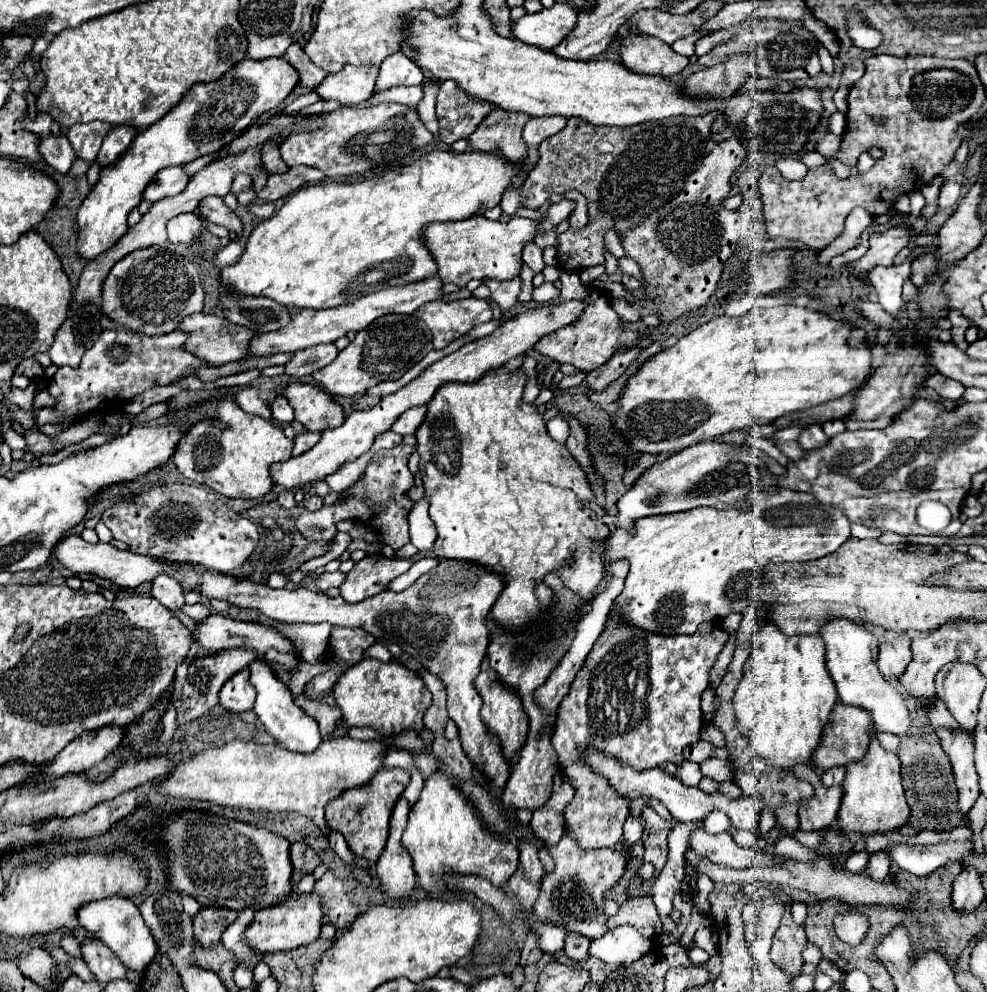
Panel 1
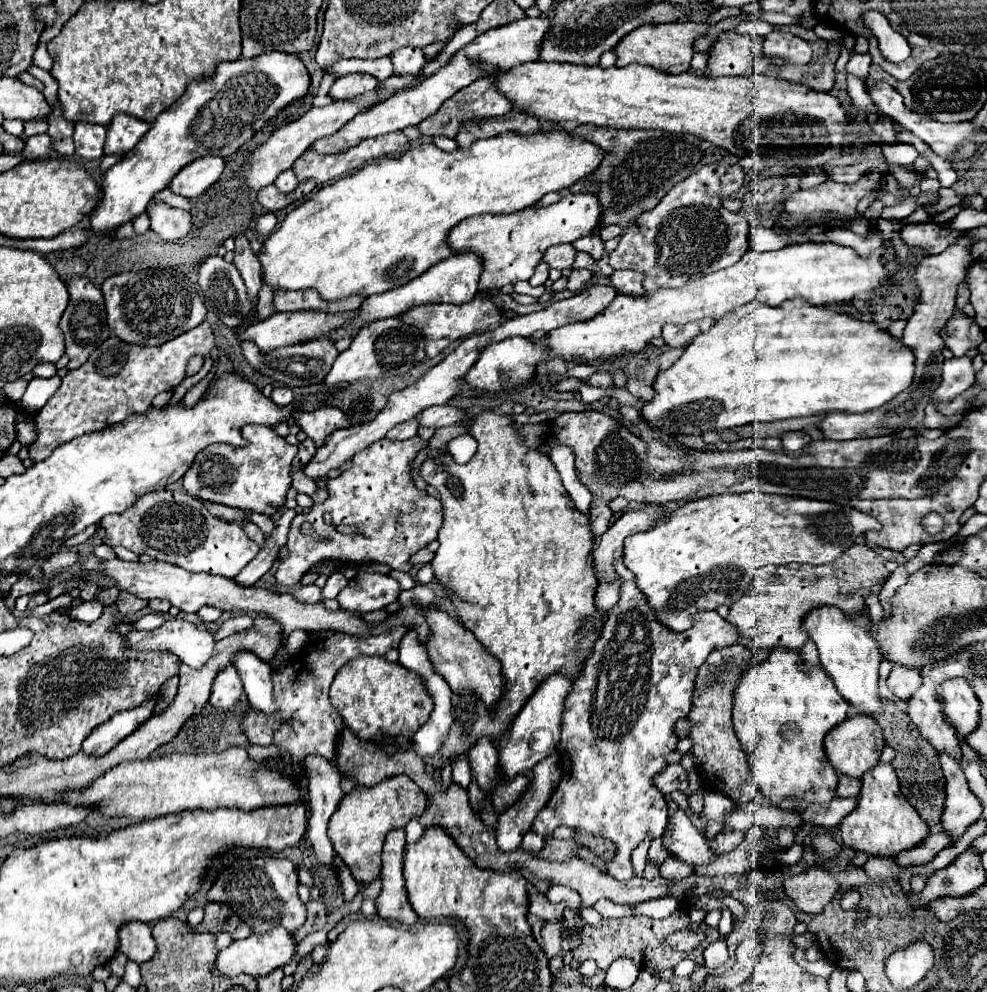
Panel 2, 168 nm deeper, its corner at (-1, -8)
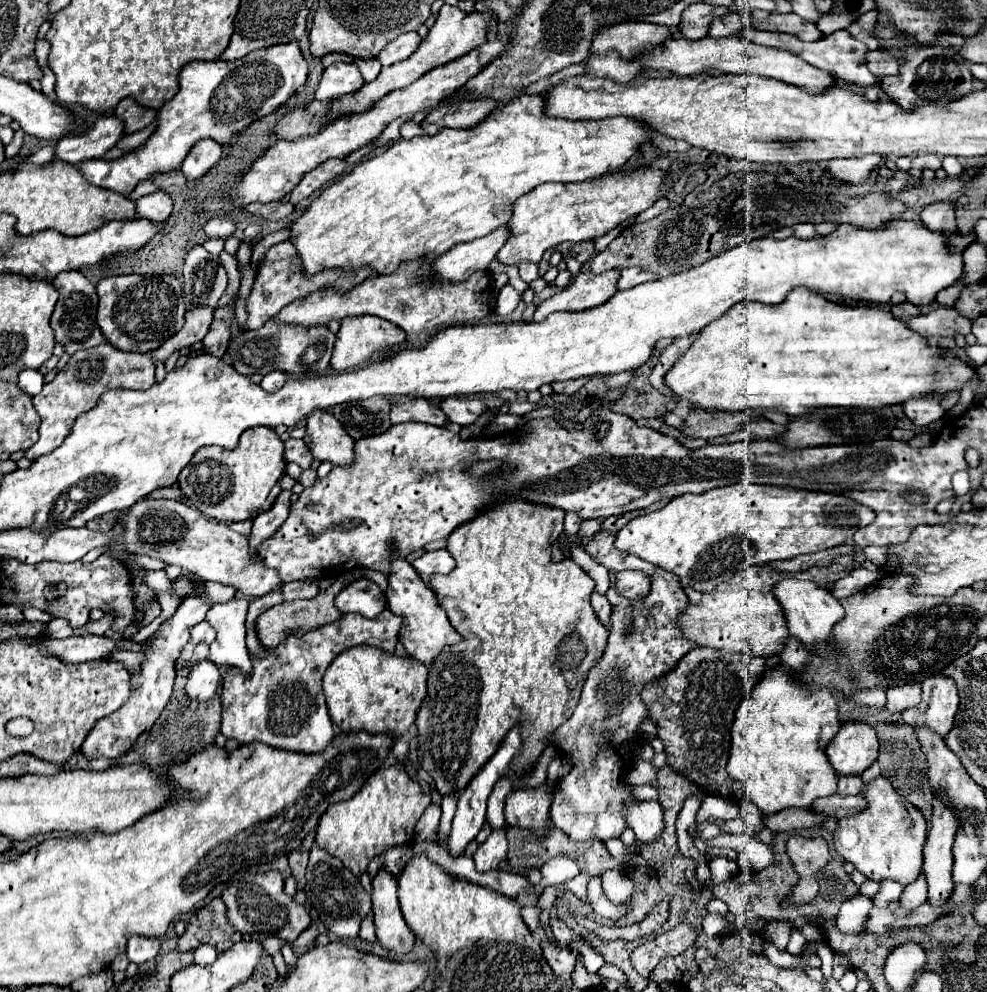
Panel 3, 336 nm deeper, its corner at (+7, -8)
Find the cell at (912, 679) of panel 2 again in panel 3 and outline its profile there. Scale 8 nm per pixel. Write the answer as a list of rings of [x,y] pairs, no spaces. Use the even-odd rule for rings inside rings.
[[[915,682],[911,686],[895,686],[895,690],[887,690],[887,710],[903,712],[921,702],[921,686]]]

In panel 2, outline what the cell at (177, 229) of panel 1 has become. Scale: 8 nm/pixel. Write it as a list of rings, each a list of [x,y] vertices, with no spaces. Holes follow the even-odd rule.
[[[153,202],[149,206],[149,218],[151,218],[151,230],[157,232],[163,240],[175,242],[189,234],[191,230],[191,214],[169,208],[167,204]]]

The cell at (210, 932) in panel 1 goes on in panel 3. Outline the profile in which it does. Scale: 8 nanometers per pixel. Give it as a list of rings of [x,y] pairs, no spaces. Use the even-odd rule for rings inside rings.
[[[215,898],[191,916],[185,934],[179,938],[177,950],[187,952],[201,944],[211,944],[217,948],[217,952],[225,952],[241,938],[243,936],[235,932],[235,928],[227,922],[223,900]]]

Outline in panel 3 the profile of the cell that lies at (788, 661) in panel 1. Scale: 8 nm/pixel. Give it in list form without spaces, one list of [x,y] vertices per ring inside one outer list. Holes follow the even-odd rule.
[[[783,666],[767,670],[737,710],[727,774],[745,786],[749,800],[765,816],[789,806],[811,808],[813,800],[837,792],[837,772],[831,768],[825,748],[839,728],[837,700],[829,690],[803,690],[799,682],[791,686]]]

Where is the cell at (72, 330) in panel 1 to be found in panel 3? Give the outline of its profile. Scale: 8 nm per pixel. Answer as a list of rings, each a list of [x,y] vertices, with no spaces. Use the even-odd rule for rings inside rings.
[[[59,272],[53,278],[53,286],[59,292],[59,300],[55,304],[55,310],[51,314],[51,328],[55,332],[55,340],[65,348],[69,356],[73,356],[77,350],[87,350],[97,344],[103,344],[105,338],[95,322],[97,314],[97,292],[95,286],[81,274],[81,272]]]

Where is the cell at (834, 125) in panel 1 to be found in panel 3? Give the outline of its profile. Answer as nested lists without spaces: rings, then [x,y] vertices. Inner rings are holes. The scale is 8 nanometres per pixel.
[[[945,156],[945,158],[943,158],[943,170],[945,170],[947,176],[951,176],[951,178],[963,174],[963,166],[961,166],[961,162],[959,162],[955,156]]]

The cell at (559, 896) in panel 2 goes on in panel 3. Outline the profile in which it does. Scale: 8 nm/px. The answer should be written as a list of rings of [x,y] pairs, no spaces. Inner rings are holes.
[[[571,942],[571,946],[575,948],[575,950],[579,950],[581,952],[581,956],[583,956],[583,962],[585,962],[585,968],[587,968],[587,972],[591,972],[591,974],[595,974],[603,964],[605,964],[605,958],[595,950],[595,948],[591,948],[591,946],[583,946],[581,942],[579,944],[575,944],[575,942]]]

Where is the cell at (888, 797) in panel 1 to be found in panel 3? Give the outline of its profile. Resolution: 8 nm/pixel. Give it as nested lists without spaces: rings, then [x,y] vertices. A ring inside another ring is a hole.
[[[883,776],[867,784],[865,798],[869,802],[865,812],[837,820],[837,830],[833,832],[835,850],[847,862],[853,862],[869,880],[881,882],[891,878],[903,886],[915,882],[921,874],[923,844],[927,836],[927,824],[921,810],[897,794]]]

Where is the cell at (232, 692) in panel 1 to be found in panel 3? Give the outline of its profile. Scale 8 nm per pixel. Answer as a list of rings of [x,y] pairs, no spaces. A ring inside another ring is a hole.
[[[201,660],[201,662],[193,664],[193,668],[187,676],[185,690],[191,700],[203,702],[203,700],[209,700],[217,692],[219,682],[221,682],[221,674],[219,674],[217,666],[211,660]]]

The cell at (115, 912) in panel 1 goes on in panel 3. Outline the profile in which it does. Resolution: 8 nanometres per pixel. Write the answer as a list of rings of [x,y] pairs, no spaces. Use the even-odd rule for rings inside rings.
[[[131,936],[127,944],[127,956],[135,964],[145,964],[149,960],[155,960],[161,952],[161,942],[157,938],[145,938],[145,936]]]

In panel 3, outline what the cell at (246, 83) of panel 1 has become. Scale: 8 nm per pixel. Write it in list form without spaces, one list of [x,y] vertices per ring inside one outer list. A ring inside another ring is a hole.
[[[297,42],[261,48],[233,62],[191,62],[183,66],[179,74],[179,92],[161,106],[157,114],[159,126],[141,148],[117,160],[83,160],[79,170],[89,184],[125,196],[137,186],[137,182],[149,180],[155,174],[169,172],[177,166],[181,166],[187,180],[197,180],[219,162],[221,144],[229,142],[251,122],[283,106],[305,80],[307,62]]]

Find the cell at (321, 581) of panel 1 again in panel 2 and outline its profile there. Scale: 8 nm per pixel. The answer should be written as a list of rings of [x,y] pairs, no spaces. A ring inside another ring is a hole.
[[[315,584],[293,588],[295,598],[301,598],[303,602],[321,602],[321,592],[323,592],[323,588],[319,588],[319,586],[315,586]]]

